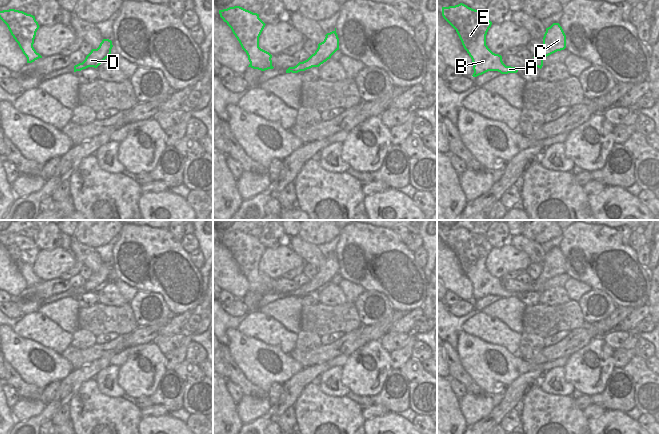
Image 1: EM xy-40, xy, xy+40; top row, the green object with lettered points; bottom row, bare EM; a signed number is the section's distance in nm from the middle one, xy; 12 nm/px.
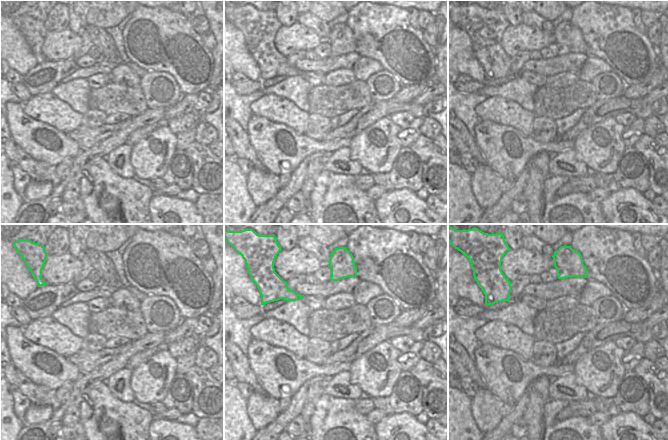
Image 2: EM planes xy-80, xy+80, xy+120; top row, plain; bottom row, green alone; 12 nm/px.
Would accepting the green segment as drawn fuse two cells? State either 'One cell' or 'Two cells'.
One cell.

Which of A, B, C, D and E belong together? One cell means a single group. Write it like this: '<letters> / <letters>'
A B C D E

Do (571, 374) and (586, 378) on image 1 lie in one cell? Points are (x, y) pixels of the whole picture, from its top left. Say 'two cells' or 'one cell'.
one cell

